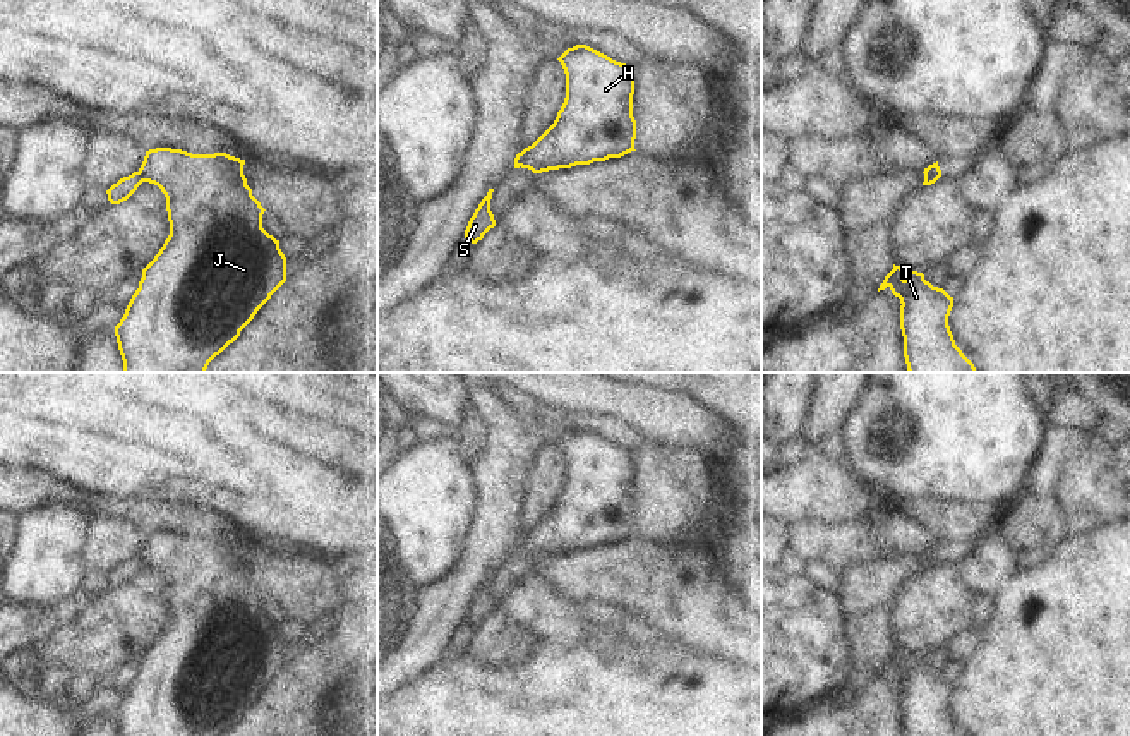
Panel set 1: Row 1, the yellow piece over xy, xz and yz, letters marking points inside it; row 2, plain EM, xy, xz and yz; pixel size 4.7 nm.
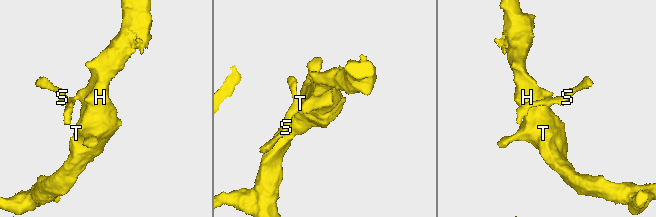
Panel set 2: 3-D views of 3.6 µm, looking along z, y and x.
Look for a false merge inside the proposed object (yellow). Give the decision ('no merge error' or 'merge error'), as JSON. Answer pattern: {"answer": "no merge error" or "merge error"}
{"answer": "merge error"}

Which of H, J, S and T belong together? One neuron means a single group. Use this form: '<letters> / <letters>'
H J T / S

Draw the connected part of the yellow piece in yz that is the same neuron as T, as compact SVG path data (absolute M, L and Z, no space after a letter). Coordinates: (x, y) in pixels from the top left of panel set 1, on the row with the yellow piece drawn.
M893 264L880 290L890 288L900 299L900 329L904 336L904 357L909 372L977 372L974 364L955 345L948 326L953 297L943 288L933 287L923 273Z

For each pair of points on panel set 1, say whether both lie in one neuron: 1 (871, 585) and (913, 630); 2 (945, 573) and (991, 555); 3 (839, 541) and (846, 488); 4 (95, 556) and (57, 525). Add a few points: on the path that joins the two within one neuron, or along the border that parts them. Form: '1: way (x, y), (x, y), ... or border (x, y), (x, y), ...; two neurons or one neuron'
1: border (916, 573), (892, 599), (890, 628), (894, 645); two neurons
2: border (955, 565), (957, 575), (976, 594); two neurons
3: border (859, 518), (839, 522), (801, 520); two neurons
4: border (90, 518), (83, 553), (86, 568); two neurons

